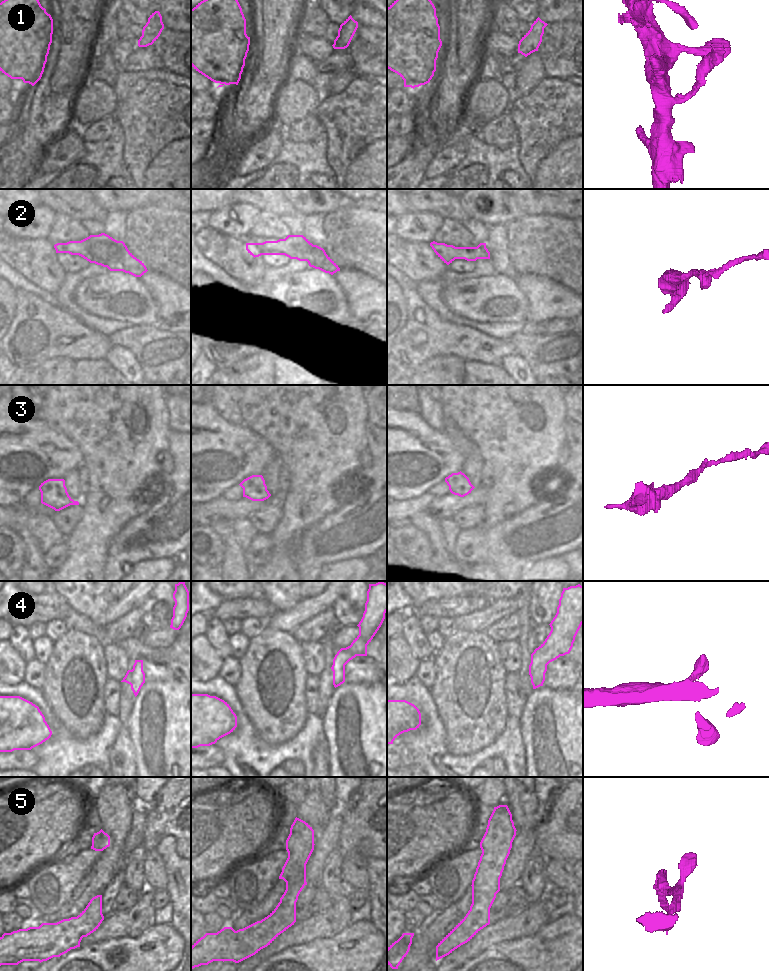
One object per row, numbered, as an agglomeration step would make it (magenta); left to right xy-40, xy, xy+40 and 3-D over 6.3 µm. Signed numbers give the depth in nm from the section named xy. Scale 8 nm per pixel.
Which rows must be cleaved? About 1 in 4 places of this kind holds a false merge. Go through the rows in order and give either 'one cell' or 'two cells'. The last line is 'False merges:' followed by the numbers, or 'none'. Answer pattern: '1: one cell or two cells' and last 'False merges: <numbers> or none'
1: one cell
2: one cell
3: one cell
4: one cell
5: one cell
False merges: none

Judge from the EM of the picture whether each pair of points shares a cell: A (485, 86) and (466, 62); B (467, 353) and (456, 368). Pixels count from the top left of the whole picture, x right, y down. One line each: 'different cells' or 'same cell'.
A: different cells
B: different cells

